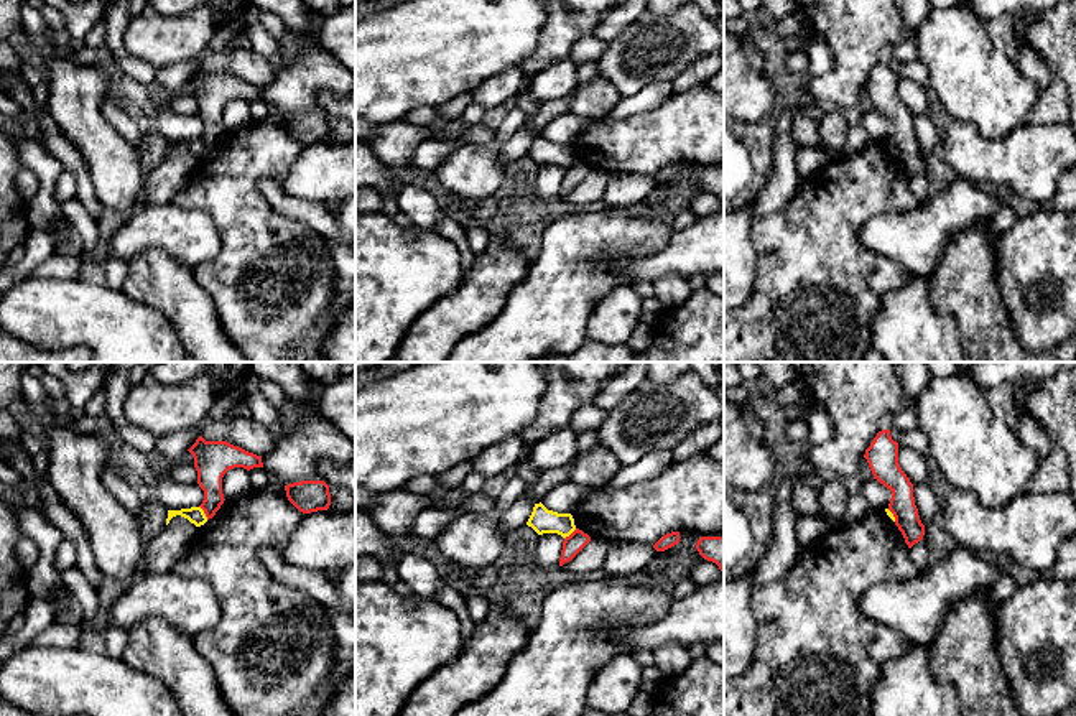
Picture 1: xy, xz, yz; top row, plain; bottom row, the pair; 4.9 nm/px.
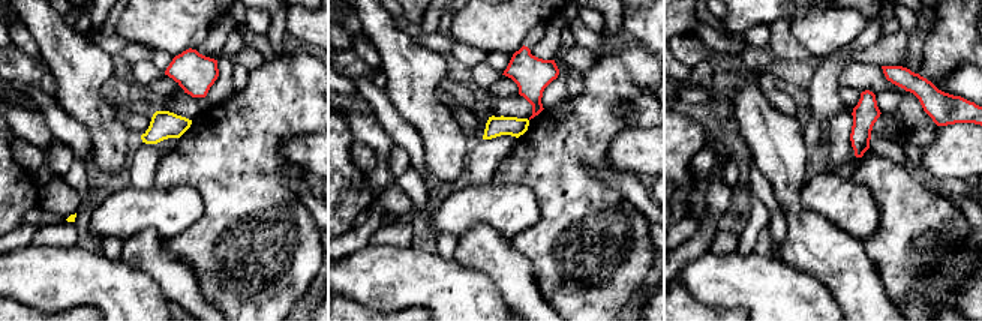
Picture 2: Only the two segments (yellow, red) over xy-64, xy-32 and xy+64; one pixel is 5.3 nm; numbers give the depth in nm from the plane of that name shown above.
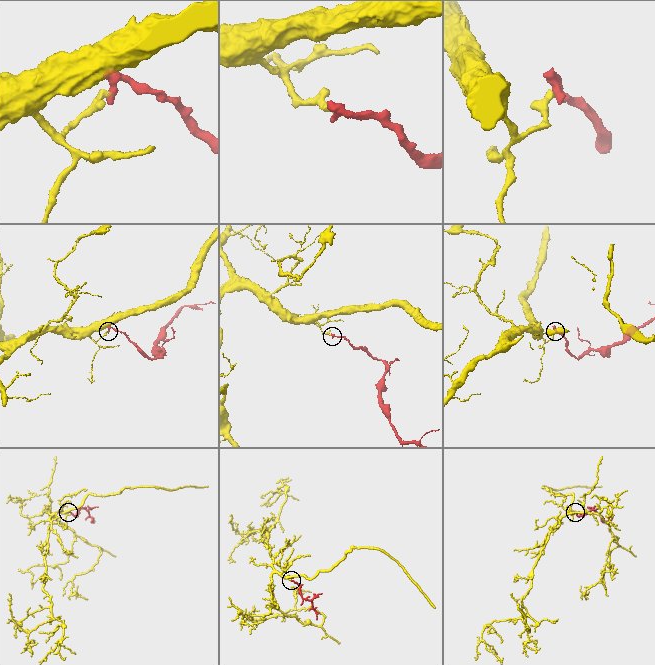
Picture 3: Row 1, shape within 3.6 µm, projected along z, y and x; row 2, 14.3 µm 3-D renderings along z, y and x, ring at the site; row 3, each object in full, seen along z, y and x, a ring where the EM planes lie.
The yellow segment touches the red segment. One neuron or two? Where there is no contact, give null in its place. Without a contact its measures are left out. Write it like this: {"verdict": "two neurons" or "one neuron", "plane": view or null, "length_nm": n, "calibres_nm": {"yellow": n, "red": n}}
{"verdict": "two neurons", "plane": "xy", "length_nm": 80, "calibres_nm": {"yellow": 90, "red": 160}}

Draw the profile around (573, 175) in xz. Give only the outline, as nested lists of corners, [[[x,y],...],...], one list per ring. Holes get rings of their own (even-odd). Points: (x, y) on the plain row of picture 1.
[[[576,160],[563,173],[559,198],[571,193],[589,173],[591,173],[591,168],[584,165],[582,161]]]

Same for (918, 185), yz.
[[[920,171],[910,179],[910,189],[920,202],[926,202],[930,181],[925,171]]]

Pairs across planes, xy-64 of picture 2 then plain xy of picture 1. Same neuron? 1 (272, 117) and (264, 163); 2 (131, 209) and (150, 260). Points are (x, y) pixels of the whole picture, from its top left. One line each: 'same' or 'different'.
1: same
2: different

